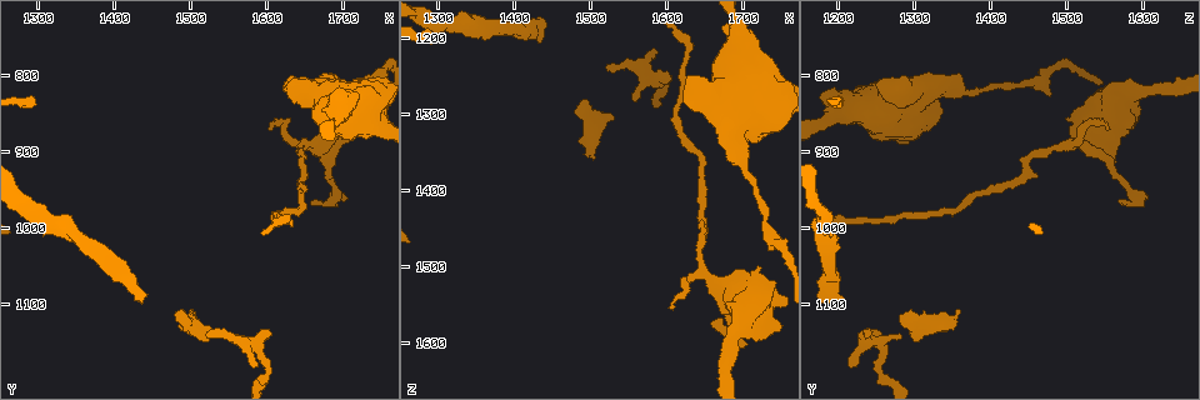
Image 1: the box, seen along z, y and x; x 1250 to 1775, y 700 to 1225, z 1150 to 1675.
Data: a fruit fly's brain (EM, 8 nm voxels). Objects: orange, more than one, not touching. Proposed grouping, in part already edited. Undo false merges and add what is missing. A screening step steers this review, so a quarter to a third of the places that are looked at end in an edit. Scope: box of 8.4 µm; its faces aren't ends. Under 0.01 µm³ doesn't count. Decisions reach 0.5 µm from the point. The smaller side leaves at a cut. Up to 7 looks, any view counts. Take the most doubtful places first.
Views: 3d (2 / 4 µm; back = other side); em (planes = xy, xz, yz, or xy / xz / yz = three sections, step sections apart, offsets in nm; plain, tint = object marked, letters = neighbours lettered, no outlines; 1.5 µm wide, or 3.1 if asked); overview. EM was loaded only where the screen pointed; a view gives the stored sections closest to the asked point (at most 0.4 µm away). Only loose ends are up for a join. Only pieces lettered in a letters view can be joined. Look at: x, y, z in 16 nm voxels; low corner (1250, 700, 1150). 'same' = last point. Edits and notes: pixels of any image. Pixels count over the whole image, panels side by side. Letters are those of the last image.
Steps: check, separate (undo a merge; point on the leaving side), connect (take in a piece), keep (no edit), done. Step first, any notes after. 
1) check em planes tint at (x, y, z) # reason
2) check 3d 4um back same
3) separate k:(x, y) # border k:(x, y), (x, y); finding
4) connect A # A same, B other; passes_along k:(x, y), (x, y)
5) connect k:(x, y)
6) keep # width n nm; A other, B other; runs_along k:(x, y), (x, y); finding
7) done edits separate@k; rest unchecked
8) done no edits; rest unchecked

check 3d 2um at (1520, 1140, 1240) # branch stops here

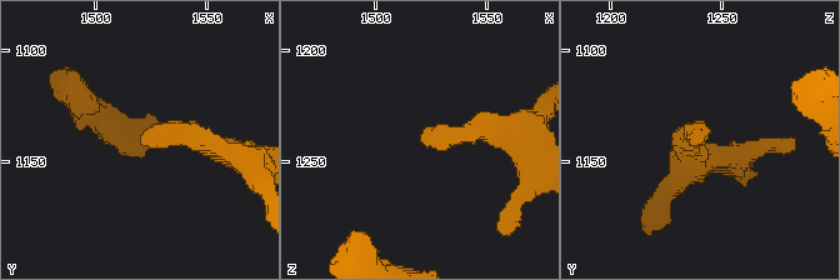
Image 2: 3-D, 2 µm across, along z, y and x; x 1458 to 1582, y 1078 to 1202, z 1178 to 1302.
check em planes letters at (1522, 1141, 1241) # shape alone is not enough

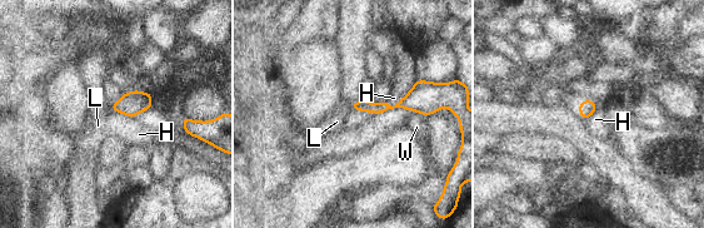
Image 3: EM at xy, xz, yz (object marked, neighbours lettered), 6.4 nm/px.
keep # H other, L other, W other; runs_along 3:(355, 105), (422, 104), (428, 110); none of them fits

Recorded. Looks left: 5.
check em planes letters at (1605, 865, 1555) # tapers out

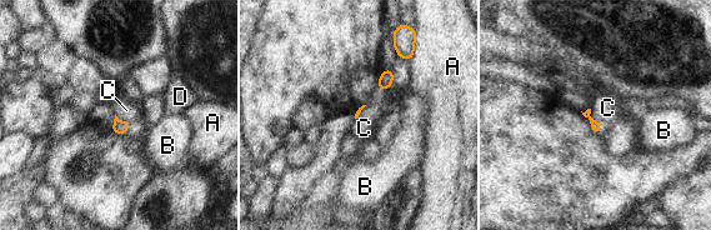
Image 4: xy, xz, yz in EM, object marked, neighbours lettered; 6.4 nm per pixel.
connect C # A other, B other, C same, D other; passes_along 4:(596, 126), (591, 118), (607, 108); the neuron continues

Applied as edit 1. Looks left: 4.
check em planes tint at (1435, 1090, 1205) # branch stops here

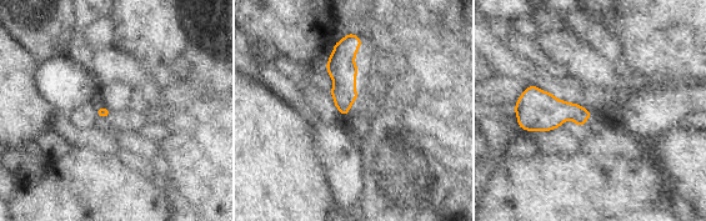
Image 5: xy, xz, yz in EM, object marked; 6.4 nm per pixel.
check em planes letters same # what lies round it

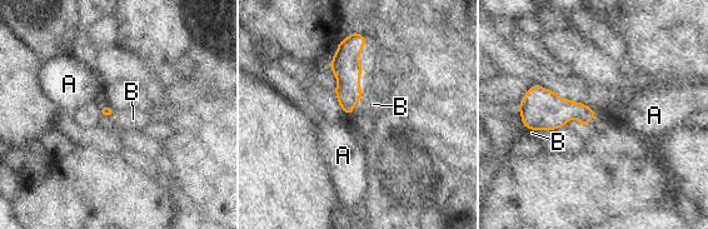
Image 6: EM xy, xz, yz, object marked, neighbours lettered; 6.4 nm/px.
connect B # A other, B same; passes_along 6:(541, 109), (542, 129), (532, 133); it goes on there

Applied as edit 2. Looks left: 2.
done edits connect@4, connect@6; rest unchecked

